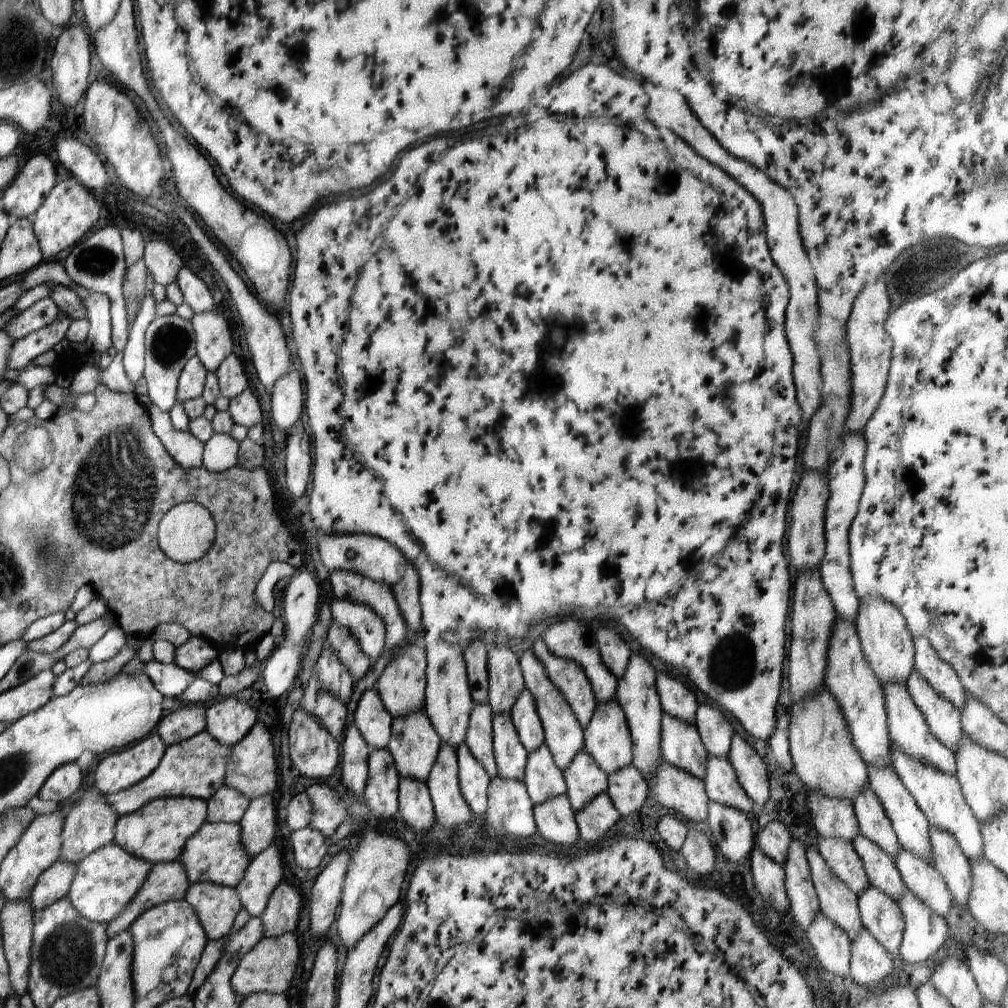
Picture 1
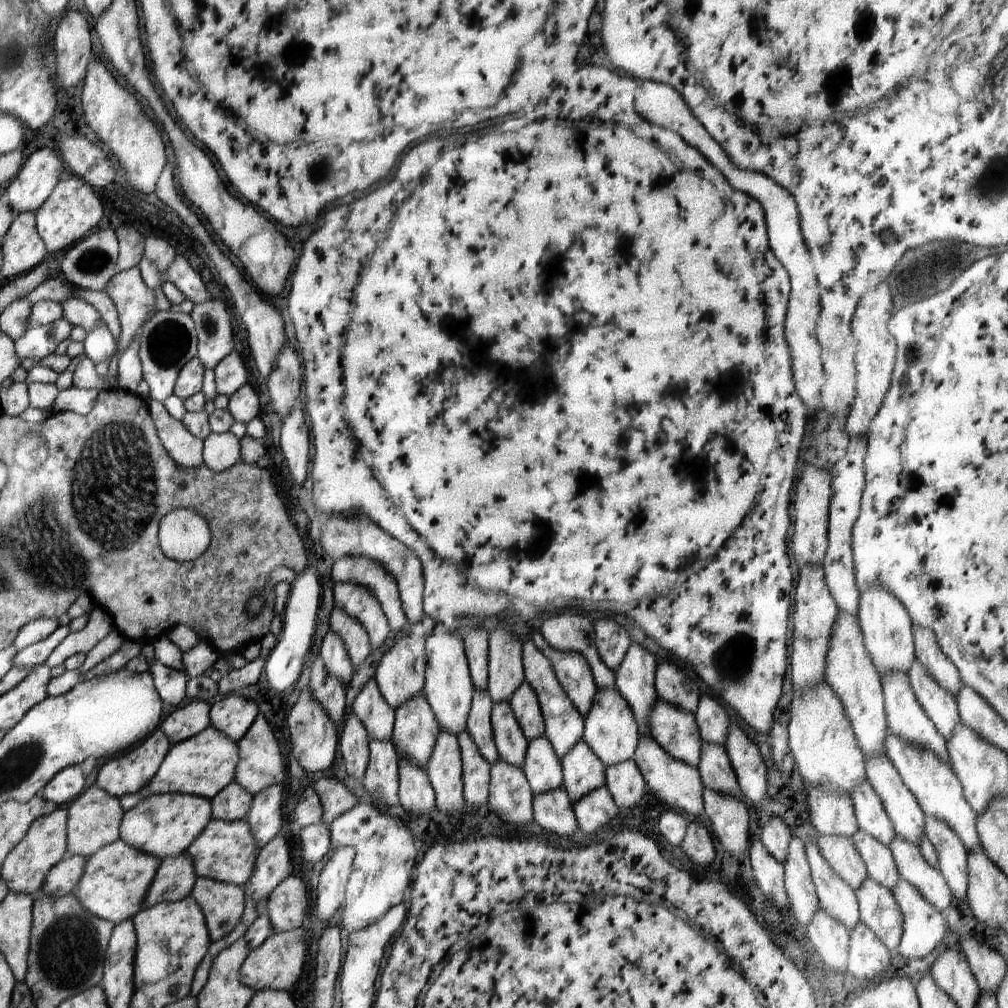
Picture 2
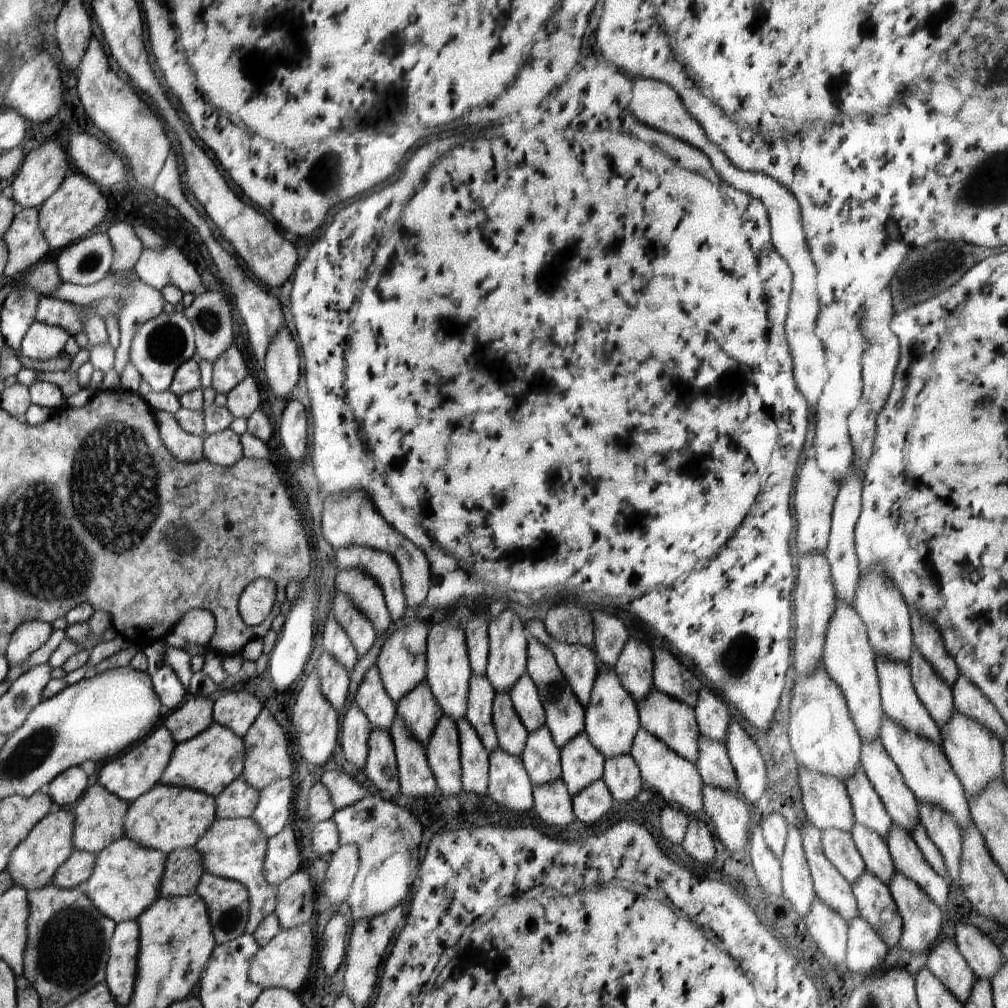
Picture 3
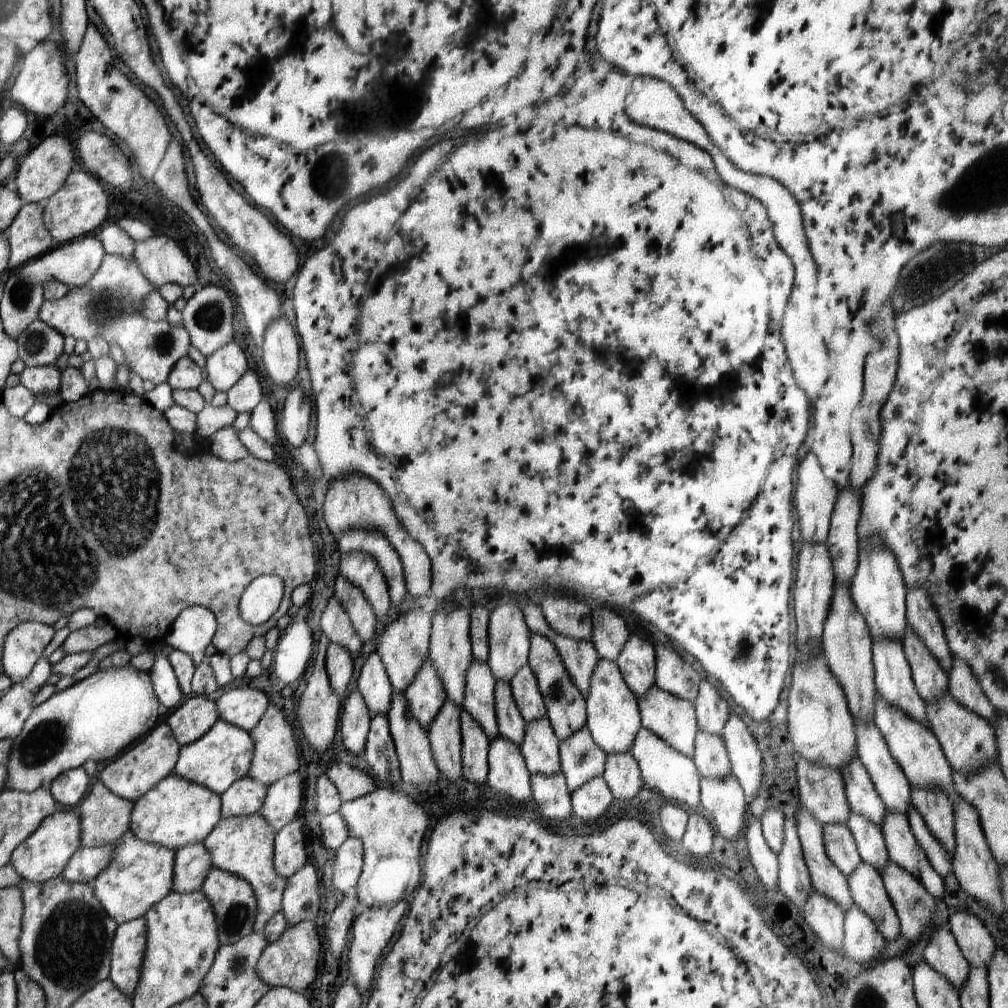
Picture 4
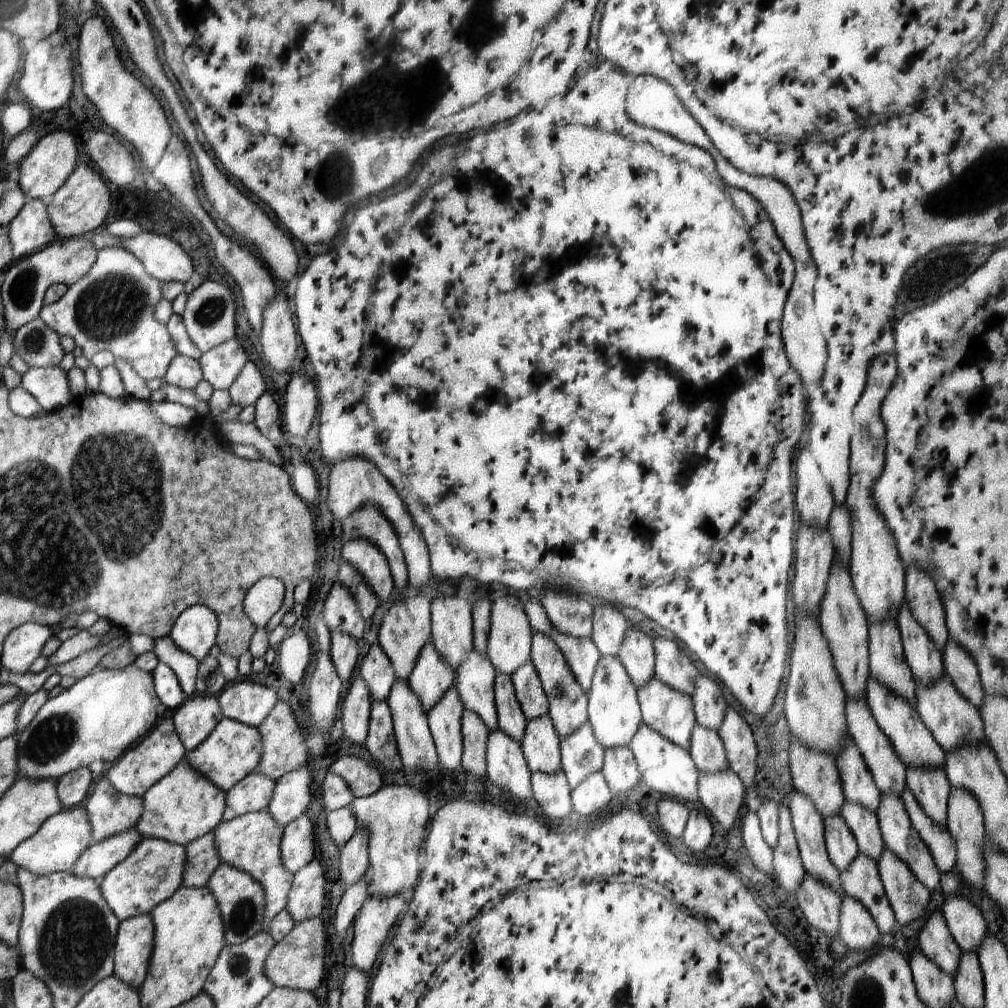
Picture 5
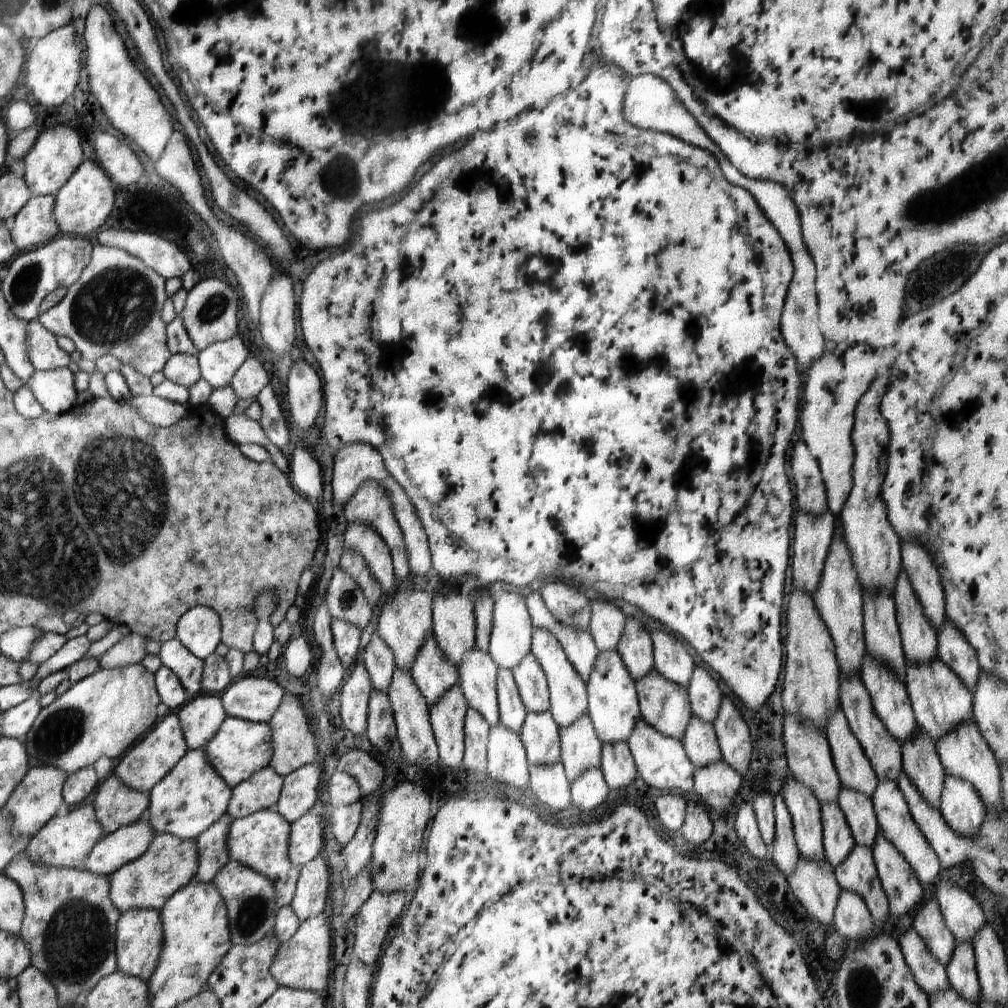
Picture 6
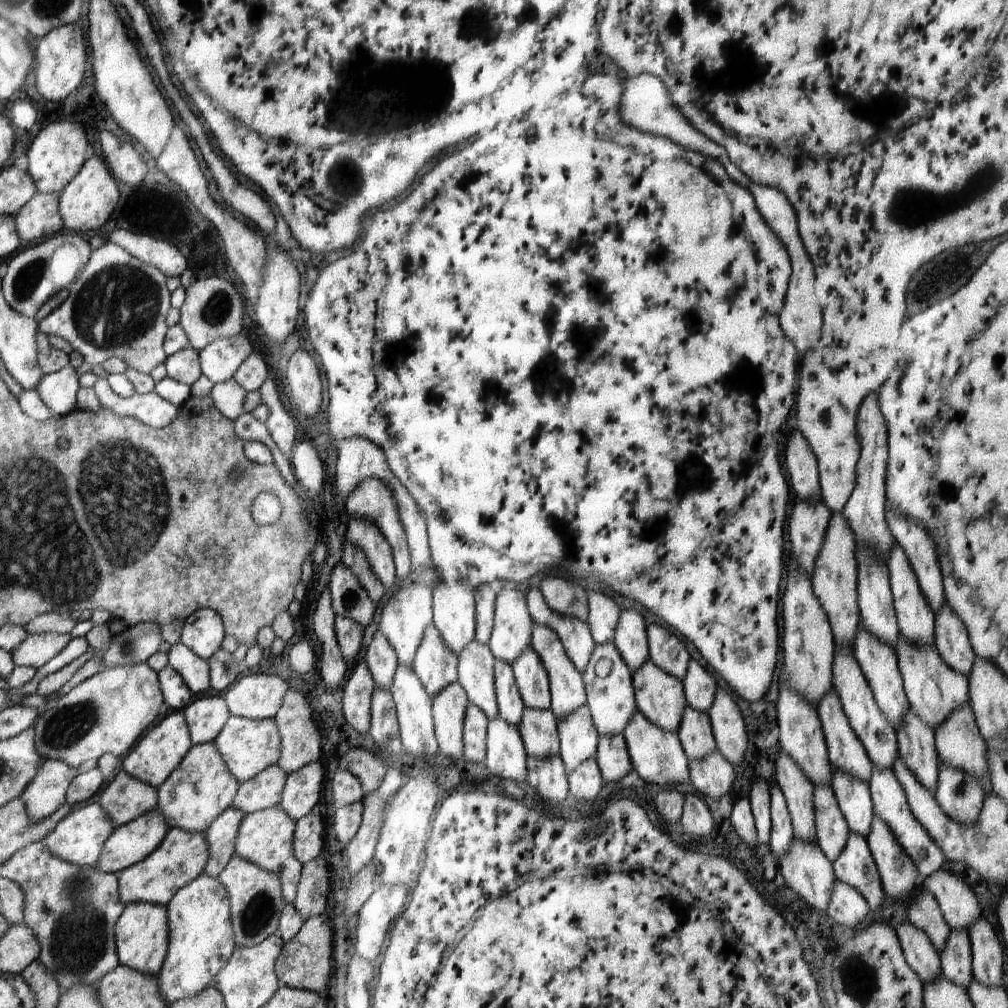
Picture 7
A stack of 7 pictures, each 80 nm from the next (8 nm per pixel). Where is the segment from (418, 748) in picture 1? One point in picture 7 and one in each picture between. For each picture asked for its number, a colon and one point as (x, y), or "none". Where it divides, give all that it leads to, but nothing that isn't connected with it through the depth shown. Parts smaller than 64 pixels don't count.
2: (416, 728)
3: (418, 710)
4: (425, 694)
5: (431, 678)
6: (433, 673)
7: (435, 665)

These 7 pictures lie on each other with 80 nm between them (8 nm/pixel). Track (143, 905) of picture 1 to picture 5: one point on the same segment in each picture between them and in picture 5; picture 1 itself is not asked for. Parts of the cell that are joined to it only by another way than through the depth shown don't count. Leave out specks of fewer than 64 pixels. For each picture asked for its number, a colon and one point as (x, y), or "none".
2: (175, 878)
3: (185, 868)
4: (193, 863)
5: (203, 859)

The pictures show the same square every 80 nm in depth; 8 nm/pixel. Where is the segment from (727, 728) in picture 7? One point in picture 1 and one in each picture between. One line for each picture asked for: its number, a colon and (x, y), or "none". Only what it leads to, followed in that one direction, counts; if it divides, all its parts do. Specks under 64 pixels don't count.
1: (751, 773)
2: (746, 761)
3: (750, 769)
4: (746, 760)
5: (741, 752)
6: (735, 742)

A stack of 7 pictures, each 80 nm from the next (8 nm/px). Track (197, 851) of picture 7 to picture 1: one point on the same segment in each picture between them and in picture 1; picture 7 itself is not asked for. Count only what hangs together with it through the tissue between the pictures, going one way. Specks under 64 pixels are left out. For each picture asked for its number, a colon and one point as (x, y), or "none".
1: (106, 882)
2: (116, 880)
3: (127, 877)
4: (141, 874)
5: (155, 870)
6: (172, 862)

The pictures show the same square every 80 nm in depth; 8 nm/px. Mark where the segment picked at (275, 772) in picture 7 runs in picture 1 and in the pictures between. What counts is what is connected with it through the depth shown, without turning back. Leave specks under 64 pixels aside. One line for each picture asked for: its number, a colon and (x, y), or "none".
1: (228, 806)
2: (232, 804)
3: (240, 799)
4: (245, 797)
5: (253, 793)
6: (262, 790)

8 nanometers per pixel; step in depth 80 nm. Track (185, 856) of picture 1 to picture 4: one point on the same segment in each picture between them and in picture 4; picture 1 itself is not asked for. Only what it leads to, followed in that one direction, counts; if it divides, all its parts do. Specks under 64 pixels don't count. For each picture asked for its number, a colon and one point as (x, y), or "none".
2: (226, 851)
3: (235, 849)
4: (245, 846)

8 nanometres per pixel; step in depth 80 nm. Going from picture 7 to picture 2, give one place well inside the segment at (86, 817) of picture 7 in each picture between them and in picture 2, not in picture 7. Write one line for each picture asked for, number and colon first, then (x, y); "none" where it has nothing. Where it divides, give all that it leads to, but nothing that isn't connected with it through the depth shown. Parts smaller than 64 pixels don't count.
2: (25, 869)
3: (34, 863)
4: (44, 855)
5: (55, 847)
6: (66, 841)

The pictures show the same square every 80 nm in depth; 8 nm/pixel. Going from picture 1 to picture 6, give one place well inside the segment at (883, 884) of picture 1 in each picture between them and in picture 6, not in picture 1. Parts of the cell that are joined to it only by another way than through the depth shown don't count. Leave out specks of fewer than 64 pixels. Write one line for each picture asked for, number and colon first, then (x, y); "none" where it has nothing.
2: (879, 861)
3: (878, 861)
4: (868, 836)
5: (863, 823)
6: (858, 808)

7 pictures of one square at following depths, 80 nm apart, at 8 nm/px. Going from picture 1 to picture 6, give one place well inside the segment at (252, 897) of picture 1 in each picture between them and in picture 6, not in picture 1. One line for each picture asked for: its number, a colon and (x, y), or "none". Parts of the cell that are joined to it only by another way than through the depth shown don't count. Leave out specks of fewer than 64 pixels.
2: (274, 863)
3: (283, 860)
4: (290, 849)
5: (297, 846)
6: (306, 839)

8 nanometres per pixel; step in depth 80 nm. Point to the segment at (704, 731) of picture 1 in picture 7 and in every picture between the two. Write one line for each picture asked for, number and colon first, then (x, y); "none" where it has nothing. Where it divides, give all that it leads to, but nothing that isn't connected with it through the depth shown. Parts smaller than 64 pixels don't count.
2: (711, 718)
3: (711, 711)
4: (711, 710)
5: (709, 705)
6: (705, 696)
7: (699, 686)

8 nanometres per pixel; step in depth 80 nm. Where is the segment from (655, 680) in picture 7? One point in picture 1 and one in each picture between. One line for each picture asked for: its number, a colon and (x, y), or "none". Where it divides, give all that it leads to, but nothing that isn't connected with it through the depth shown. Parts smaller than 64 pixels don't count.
1: (681, 745)
2: (673, 728)
3: (672, 721)
4: (671, 717)
5: (669, 712)
6: (663, 704)

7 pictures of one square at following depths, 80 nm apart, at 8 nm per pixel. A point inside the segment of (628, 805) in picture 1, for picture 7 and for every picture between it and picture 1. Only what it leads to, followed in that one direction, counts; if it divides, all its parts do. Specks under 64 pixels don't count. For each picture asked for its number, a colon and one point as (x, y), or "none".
2: (624, 780)
3: (621, 774)
4: (622, 774)
5: (620, 769)
6: (617, 763)
7: (612, 755)

